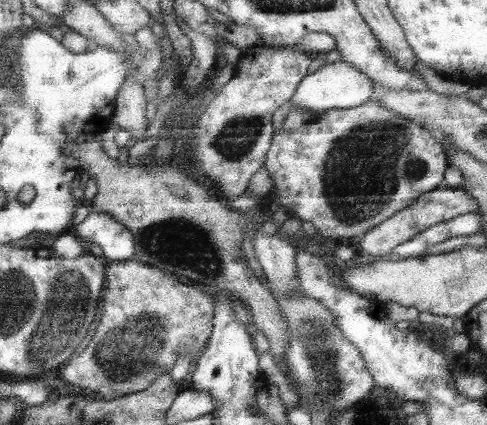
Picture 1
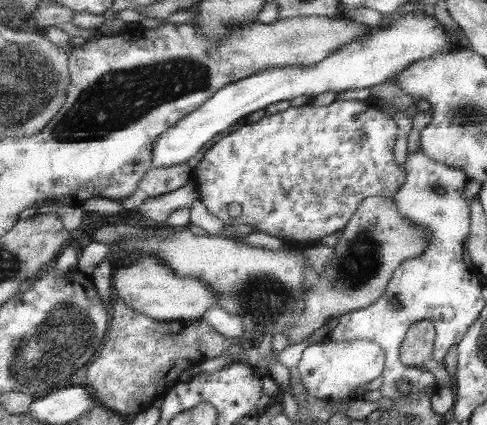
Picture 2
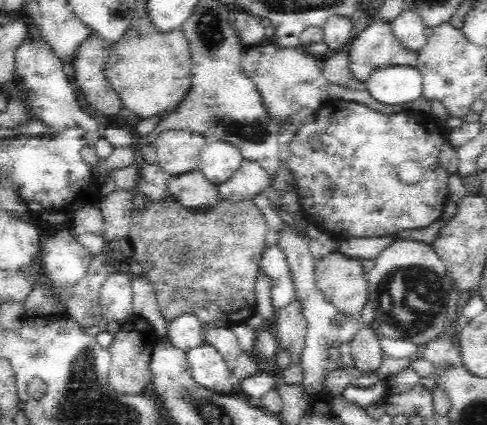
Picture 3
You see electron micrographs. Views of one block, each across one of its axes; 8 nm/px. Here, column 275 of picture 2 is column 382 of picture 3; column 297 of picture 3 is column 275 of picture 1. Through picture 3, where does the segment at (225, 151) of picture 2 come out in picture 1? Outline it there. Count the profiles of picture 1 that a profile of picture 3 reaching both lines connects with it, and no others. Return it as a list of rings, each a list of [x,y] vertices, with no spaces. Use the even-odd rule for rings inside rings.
[[[369,100],[369,104],[363,104],[359,108],[325,112],[325,114],[319,116],[317,122],[313,122],[305,128],[299,128],[299,130],[277,130],[273,146],[271,146],[267,160],[265,160],[265,168],[275,182],[273,194],[281,196],[281,206],[285,206],[291,216],[297,216],[301,222],[311,222],[313,228],[317,230],[317,234],[323,240],[353,240],[353,242],[359,242],[373,228],[379,228],[379,224],[383,224],[385,220],[391,220],[391,216],[399,216],[399,212],[403,212],[405,208],[411,208],[427,192],[435,192],[437,188],[441,188],[445,184],[443,178],[445,178],[447,168],[451,168],[451,162],[449,162],[447,150],[445,150],[445,146],[443,146],[443,142],[439,140],[437,134],[433,134],[431,130],[425,130],[423,126],[419,126],[415,122],[409,122],[407,118],[401,118],[399,114],[393,114],[391,110],[385,110],[377,100]]]

